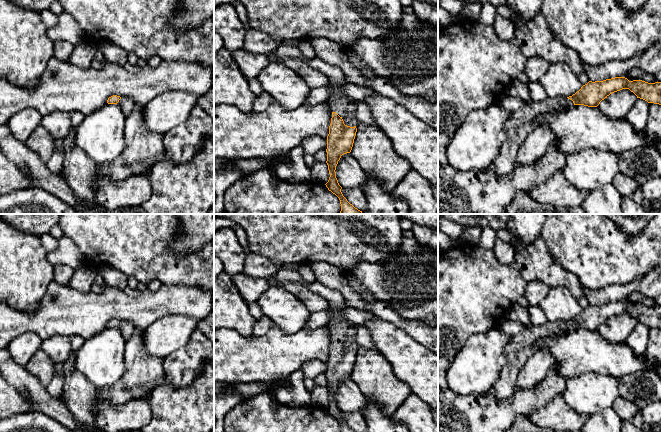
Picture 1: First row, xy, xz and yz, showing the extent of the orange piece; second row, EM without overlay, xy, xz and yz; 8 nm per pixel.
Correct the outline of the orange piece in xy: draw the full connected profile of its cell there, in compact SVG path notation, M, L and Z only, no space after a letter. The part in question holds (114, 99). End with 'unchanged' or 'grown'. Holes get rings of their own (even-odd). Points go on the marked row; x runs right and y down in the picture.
M113 95L109 97L107 100L107 103L108 104L118 104L123 114L126 117L128 117L132 113L134 106L135 106L135 102L132 98L120 97L117 95Z; grown

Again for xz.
M329 82L326 86L330 89L327 99L331 106L332 118L327 136L327 165L329 170L329 180L325 184L329 191L335 194L341 204L340 214L363 214L355 208L343 196L336 178L336 166L341 156L350 153L356 136L358 120L355 116L356 101L340 93L343 84Z; grown

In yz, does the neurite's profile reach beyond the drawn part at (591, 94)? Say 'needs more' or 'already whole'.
needs more

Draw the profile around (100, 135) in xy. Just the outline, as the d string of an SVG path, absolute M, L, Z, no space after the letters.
M106 103L74 127L77 146L98 165L113 161L125 149L125 120L118 104Z

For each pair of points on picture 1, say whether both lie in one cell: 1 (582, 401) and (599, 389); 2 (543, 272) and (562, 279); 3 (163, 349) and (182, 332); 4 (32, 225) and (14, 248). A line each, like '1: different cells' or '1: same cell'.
1: same cell
2: same cell
3: same cell
4: different cells

